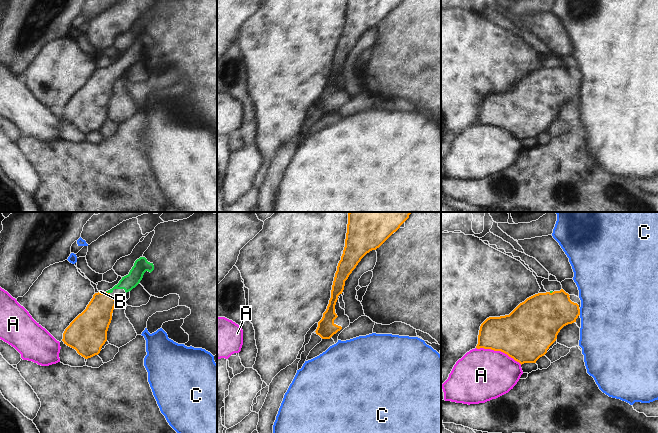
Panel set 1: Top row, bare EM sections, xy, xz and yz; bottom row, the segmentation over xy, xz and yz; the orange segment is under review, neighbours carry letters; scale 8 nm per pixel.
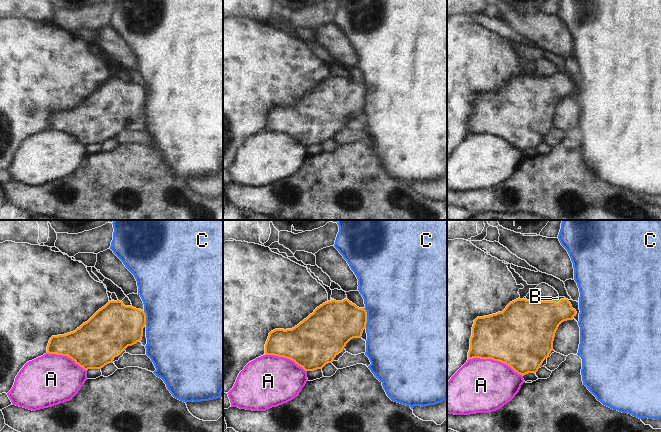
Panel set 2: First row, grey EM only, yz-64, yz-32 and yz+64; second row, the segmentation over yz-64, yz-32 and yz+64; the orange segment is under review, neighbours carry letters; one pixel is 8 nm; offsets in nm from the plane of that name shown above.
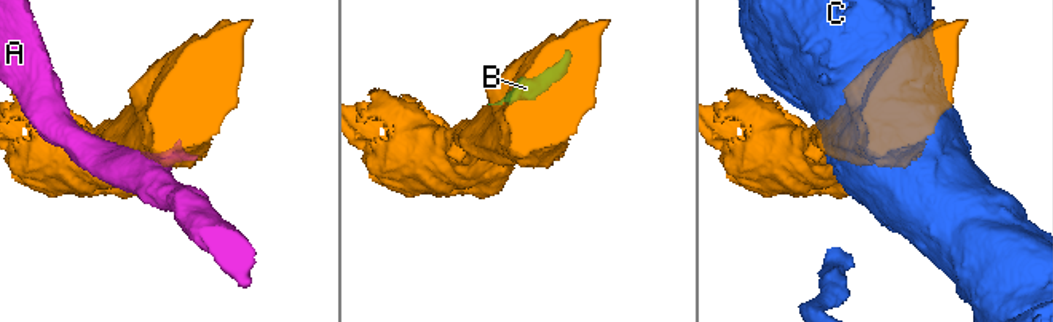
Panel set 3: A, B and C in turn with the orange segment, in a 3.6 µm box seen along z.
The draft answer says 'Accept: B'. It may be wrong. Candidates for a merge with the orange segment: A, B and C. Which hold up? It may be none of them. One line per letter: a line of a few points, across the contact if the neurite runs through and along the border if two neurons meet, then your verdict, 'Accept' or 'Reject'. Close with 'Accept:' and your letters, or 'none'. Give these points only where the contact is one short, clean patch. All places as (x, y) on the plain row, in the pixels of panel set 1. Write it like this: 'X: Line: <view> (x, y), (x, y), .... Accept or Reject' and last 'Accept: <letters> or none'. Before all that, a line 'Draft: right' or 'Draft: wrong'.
Draft: right
A: Reject
B: Line: xy (95, 95), (108, 69), (114, 63), (130, 57). Accept
C: Reject
Accept: B

